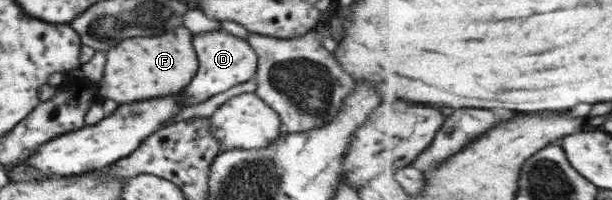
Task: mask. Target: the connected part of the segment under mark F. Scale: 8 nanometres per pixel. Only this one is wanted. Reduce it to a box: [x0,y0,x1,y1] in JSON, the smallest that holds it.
[95,28,198,104]

